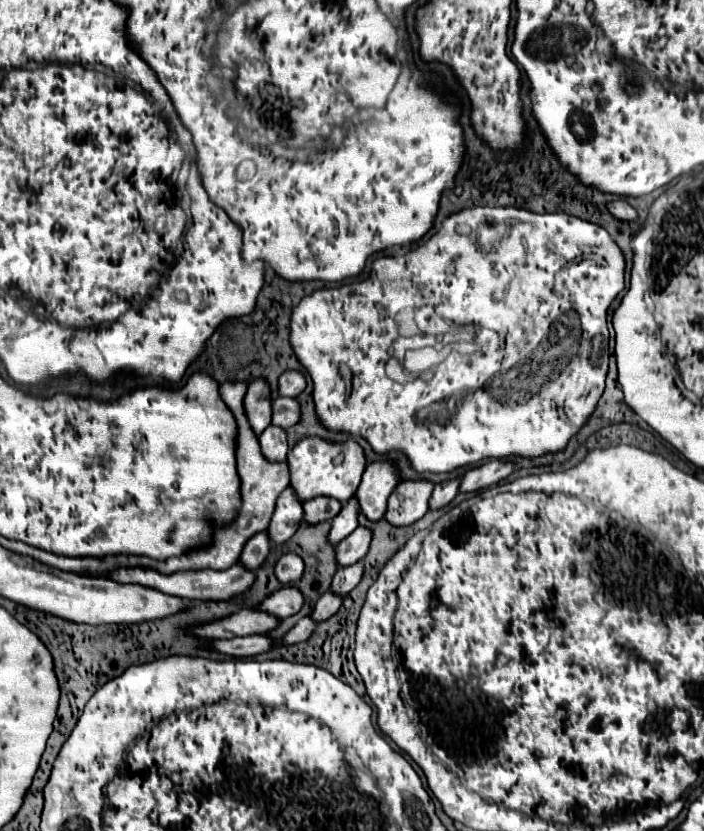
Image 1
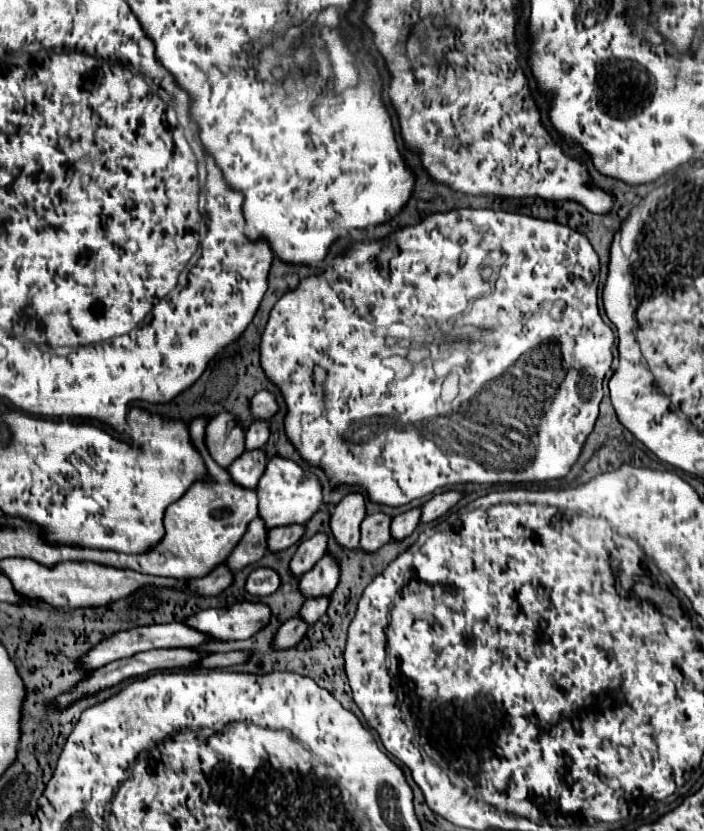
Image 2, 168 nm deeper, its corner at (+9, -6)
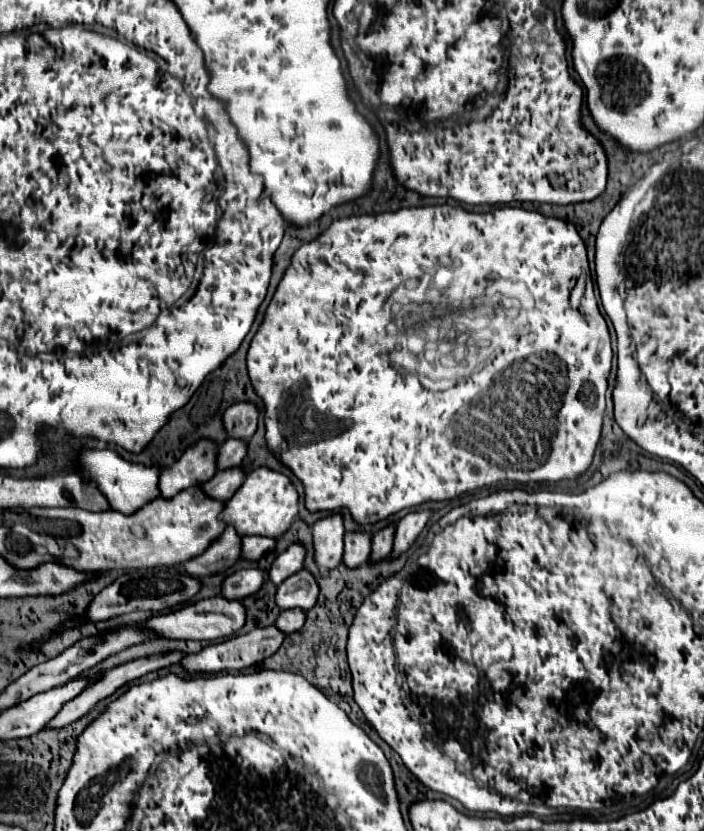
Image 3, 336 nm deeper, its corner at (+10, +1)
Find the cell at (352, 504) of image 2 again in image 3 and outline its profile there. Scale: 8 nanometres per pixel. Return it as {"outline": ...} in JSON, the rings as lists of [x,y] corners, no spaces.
{"outline":[[[330,514],[312,526],[316,562],[322,568],[336,568],[344,556],[344,518]]]}

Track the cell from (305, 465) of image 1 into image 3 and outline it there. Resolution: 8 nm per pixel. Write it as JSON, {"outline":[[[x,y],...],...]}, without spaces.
{"outline":[[[260,466],[246,476],[240,490],[228,500],[224,522],[232,524],[240,536],[256,534],[256,536],[280,538],[292,526],[292,520],[298,516],[298,500],[300,496],[286,474]]]}

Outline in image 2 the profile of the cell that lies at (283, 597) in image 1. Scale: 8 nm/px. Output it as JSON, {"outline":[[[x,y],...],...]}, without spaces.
{"outline":[[[233,603],[231,607],[225,609],[205,609],[195,615],[189,615],[183,619],[183,623],[199,633],[205,633],[211,641],[241,641],[253,637],[263,625],[269,623],[269,607],[263,603]]]}

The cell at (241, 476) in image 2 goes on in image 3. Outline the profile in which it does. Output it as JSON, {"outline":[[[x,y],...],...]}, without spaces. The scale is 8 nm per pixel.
{"outline":[[[240,466],[218,470],[214,478],[210,478],[208,482],[202,484],[202,490],[212,498],[230,500],[232,494],[242,486],[244,478],[246,478],[246,472]]]}

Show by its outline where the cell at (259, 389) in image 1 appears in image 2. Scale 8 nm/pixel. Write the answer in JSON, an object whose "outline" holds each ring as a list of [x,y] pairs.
{"outline":[[[221,413],[207,423],[205,445],[215,463],[227,469],[245,451],[245,431],[237,425],[233,415]]]}

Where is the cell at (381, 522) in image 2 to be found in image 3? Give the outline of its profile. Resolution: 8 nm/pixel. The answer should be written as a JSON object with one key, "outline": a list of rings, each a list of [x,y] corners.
{"outline":[[[352,532],[354,540],[348,540],[348,534],[344,538],[344,564],[350,568],[356,568],[368,560],[368,554],[372,552],[372,534],[370,532]]]}

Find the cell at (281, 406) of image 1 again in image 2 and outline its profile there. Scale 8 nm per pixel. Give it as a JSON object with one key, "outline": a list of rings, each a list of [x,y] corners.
{"outline":[[[255,421],[245,433],[245,451],[261,449],[265,441],[269,439],[269,423],[267,421]]]}

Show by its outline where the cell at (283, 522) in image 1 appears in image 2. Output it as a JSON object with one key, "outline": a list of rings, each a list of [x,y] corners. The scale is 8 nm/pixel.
{"outline":[[[255,517],[247,525],[247,531],[241,537],[241,541],[237,543],[237,547],[233,549],[233,553],[225,559],[225,565],[229,567],[229,571],[237,573],[247,565],[257,563],[267,553],[265,537],[267,537],[267,529],[263,527],[263,521],[259,517]]]}

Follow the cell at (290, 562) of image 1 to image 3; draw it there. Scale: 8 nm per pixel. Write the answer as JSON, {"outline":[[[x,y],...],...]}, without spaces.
{"outline":[[[244,568],[244,570],[238,570],[238,572],[230,574],[224,580],[222,594],[224,594],[224,598],[240,600],[244,596],[256,594],[256,590],[260,590],[262,584],[264,584],[264,572],[262,570],[258,570],[258,568]]]}

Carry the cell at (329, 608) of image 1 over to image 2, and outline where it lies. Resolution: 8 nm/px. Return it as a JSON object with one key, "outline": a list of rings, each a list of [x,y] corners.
{"outline":[[[293,617],[279,627],[271,645],[273,645],[273,649],[289,649],[303,639],[305,631],[307,631],[307,625],[303,621],[297,621],[297,617]]]}

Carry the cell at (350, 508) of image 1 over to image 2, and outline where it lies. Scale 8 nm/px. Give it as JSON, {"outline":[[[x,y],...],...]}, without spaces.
{"outline":[[[317,533],[307,541],[301,541],[293,559],[289,561],[289,571],[293,577],[301,577],[305,571],[309,571],[323,555],[327,549],[327,535]]]}

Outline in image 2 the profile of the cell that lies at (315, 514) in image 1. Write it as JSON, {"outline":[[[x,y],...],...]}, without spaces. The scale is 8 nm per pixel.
{"outline":[[[287,525],[287,527],[277,527],[267,533],[267,549],[271,553],[279,553],[295,545],[301,535],[303,535],[303,525]]]}

